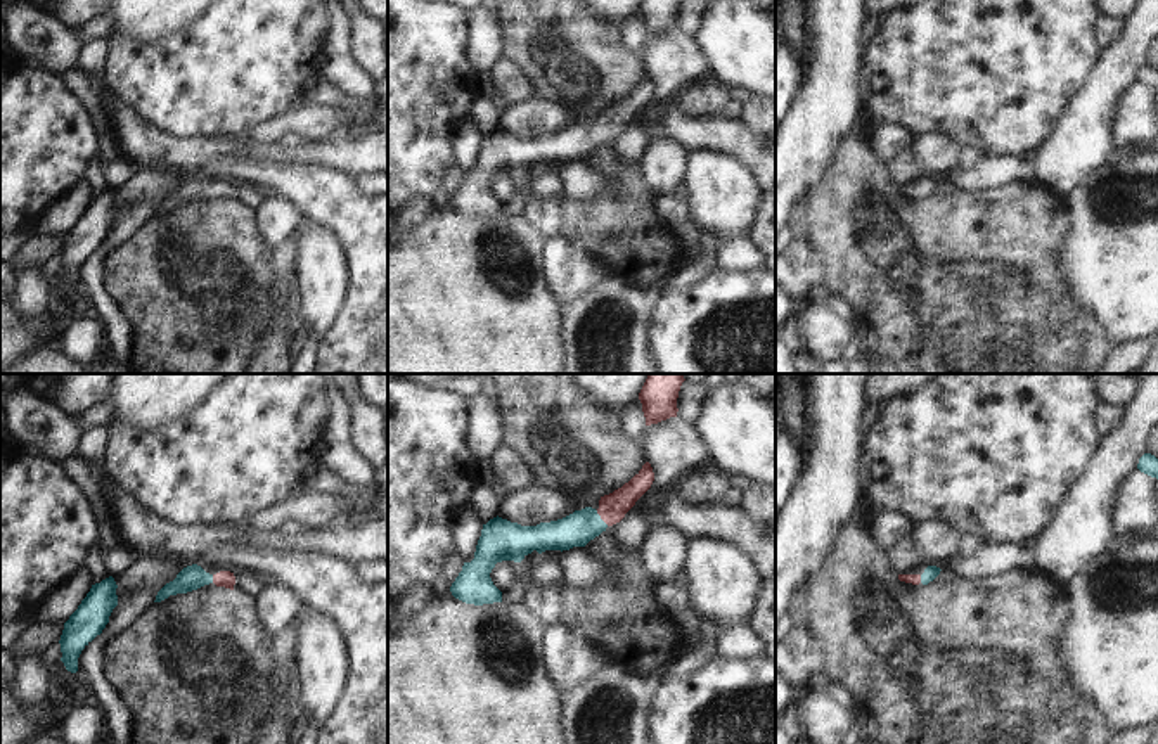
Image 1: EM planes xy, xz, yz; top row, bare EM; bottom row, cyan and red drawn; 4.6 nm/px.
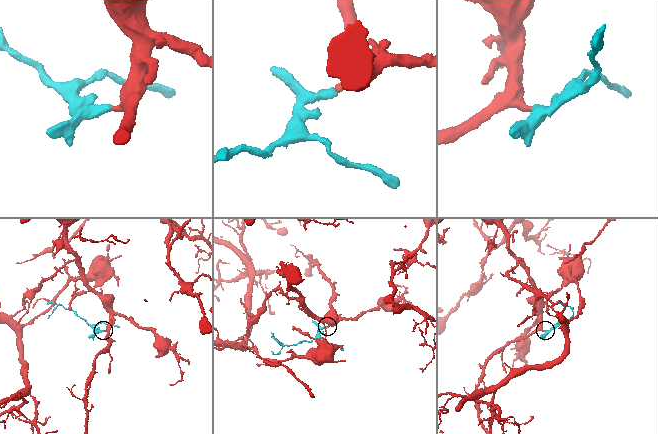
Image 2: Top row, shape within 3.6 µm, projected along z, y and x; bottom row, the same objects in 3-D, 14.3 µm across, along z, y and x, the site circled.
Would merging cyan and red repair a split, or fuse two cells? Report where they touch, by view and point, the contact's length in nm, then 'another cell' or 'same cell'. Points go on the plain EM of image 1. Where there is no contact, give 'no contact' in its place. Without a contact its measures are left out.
xz (599, 130) | 90 nm | same cell

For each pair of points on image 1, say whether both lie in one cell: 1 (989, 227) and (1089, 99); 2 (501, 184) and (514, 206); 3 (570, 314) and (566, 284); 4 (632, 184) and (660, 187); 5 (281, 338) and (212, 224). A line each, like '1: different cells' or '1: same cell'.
1: different cells
2: same cell
3: different cells
4: different cells
5: different cells

